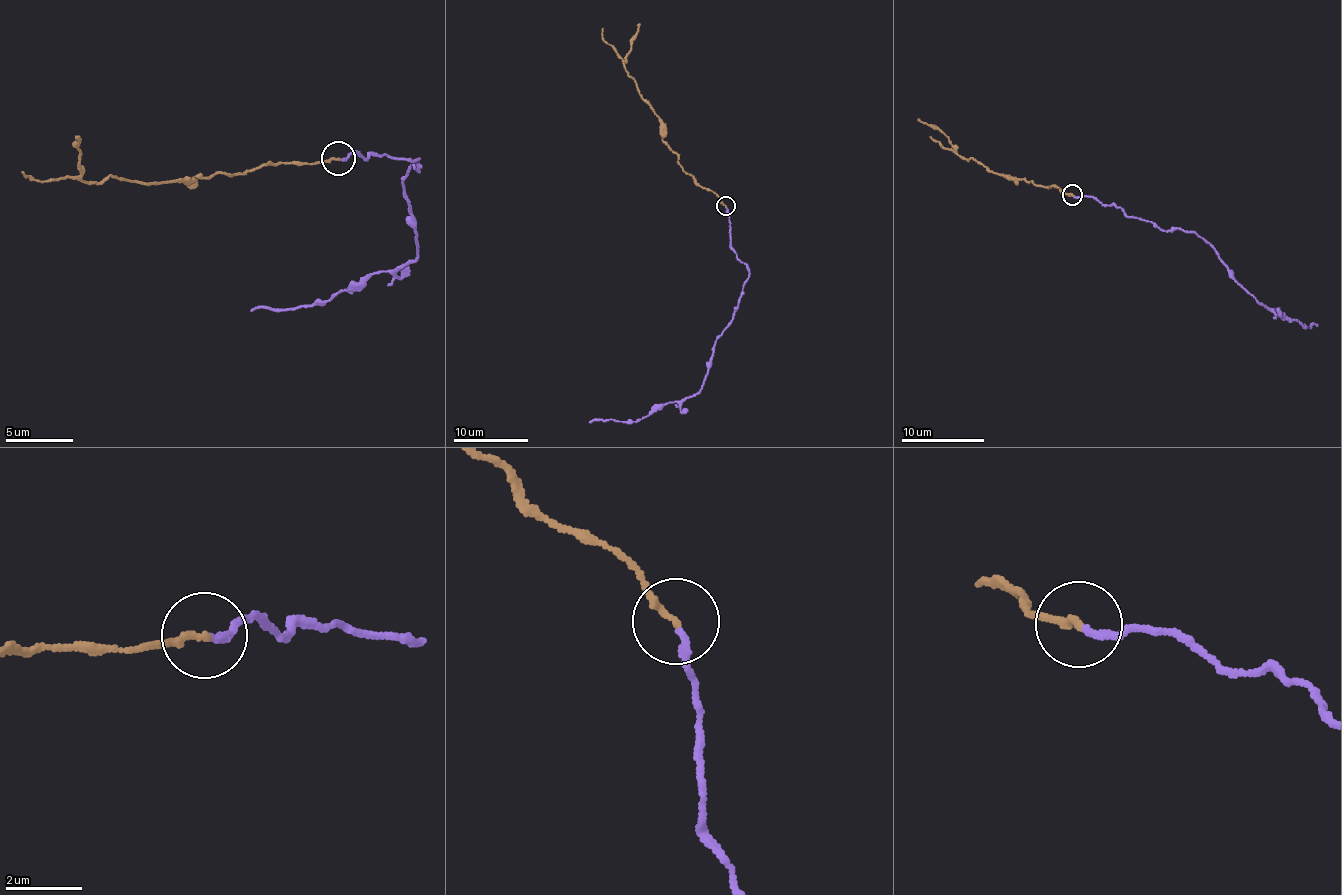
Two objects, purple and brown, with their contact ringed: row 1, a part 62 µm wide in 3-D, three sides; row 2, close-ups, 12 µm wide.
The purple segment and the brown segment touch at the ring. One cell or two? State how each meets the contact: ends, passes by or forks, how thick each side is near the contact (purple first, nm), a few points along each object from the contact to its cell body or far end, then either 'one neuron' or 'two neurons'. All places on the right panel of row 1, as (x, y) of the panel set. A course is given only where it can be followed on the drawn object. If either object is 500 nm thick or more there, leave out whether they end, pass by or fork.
purple ends | brown ends | 180/190 nm | purple via (1073, 194), (1096, 197), (1163, 230), (1198, 235), (1252, 297), (1302, 326), (1317, 325) | brown via (1072, 194), (1052, 185), (1036, 186), (1001, 175), (987, 170), (976, 160), (961, 158), (948, 138), (919, 118) | two neurons

